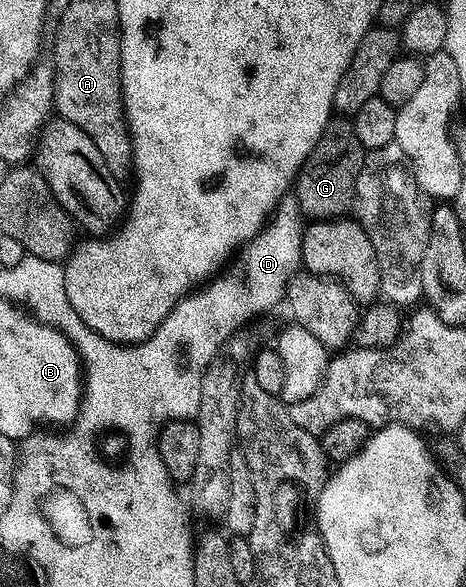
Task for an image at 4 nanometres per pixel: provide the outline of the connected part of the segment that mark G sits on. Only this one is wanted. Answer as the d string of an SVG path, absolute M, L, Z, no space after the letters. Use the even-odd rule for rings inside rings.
M342 115L331 119L292 186L292 195L298 200L303 218L310 221L345 218L354 208L356 179L360 175L360 167L364 167L366 155L367 150L363 149L360 139L356 139L353 120Z

